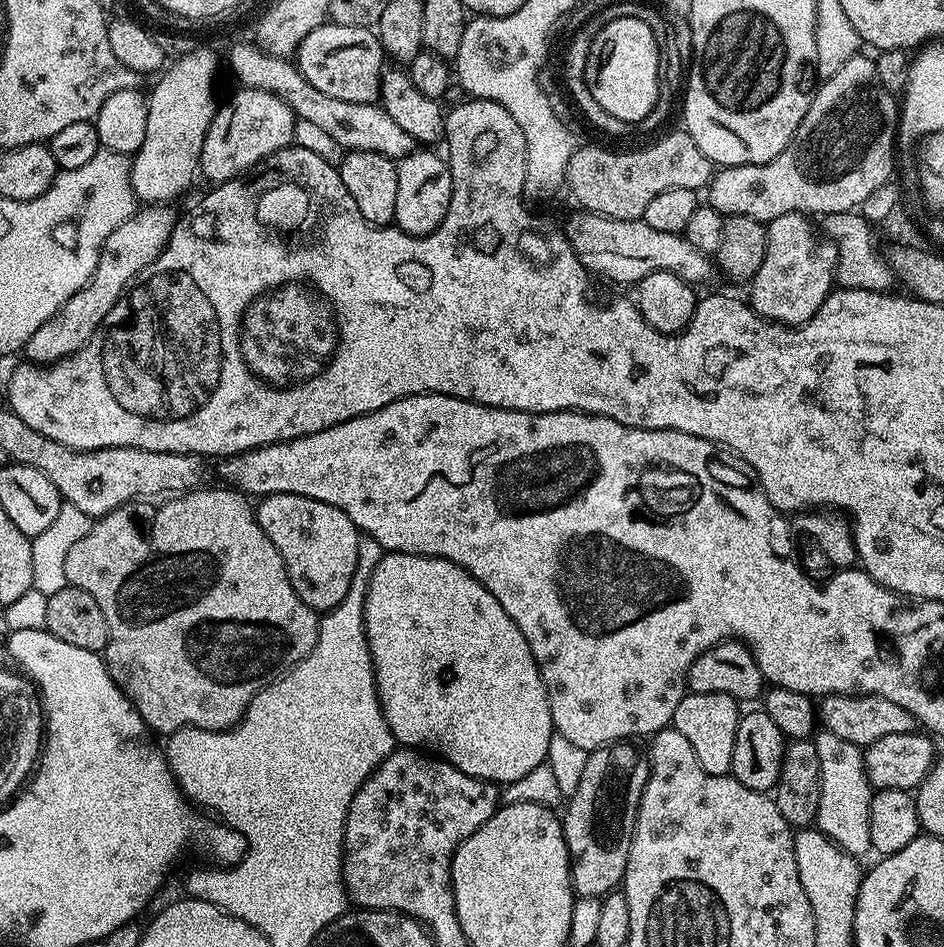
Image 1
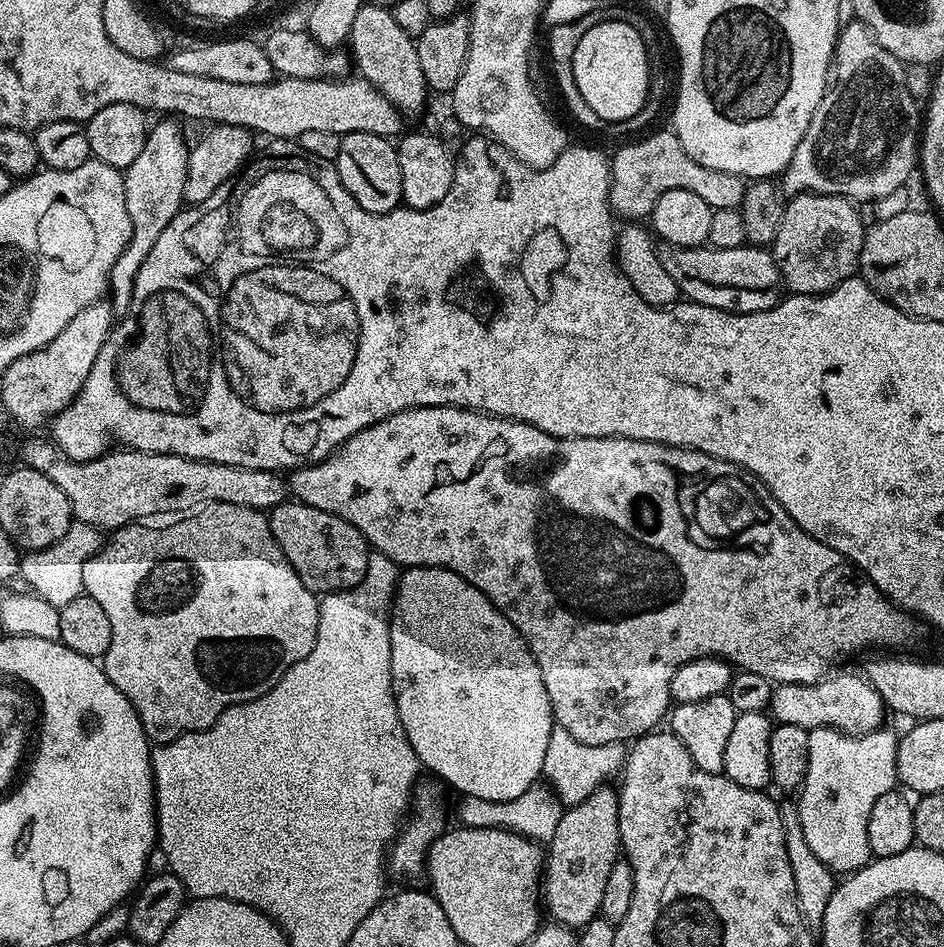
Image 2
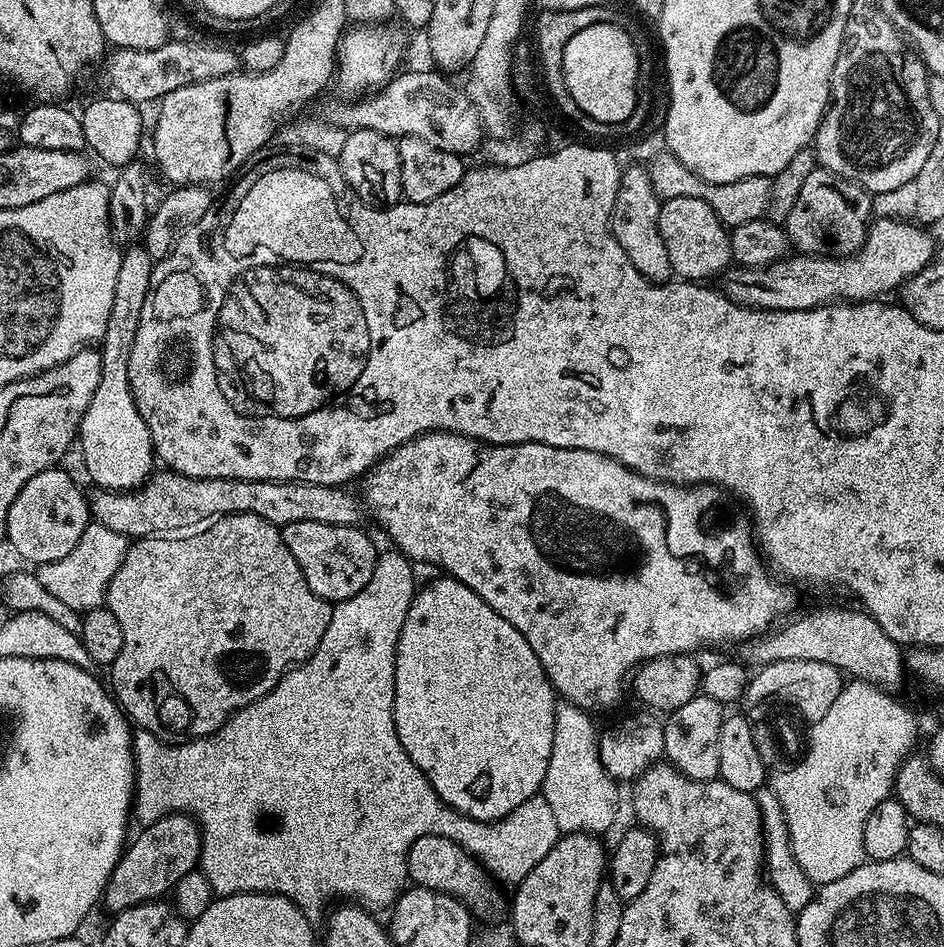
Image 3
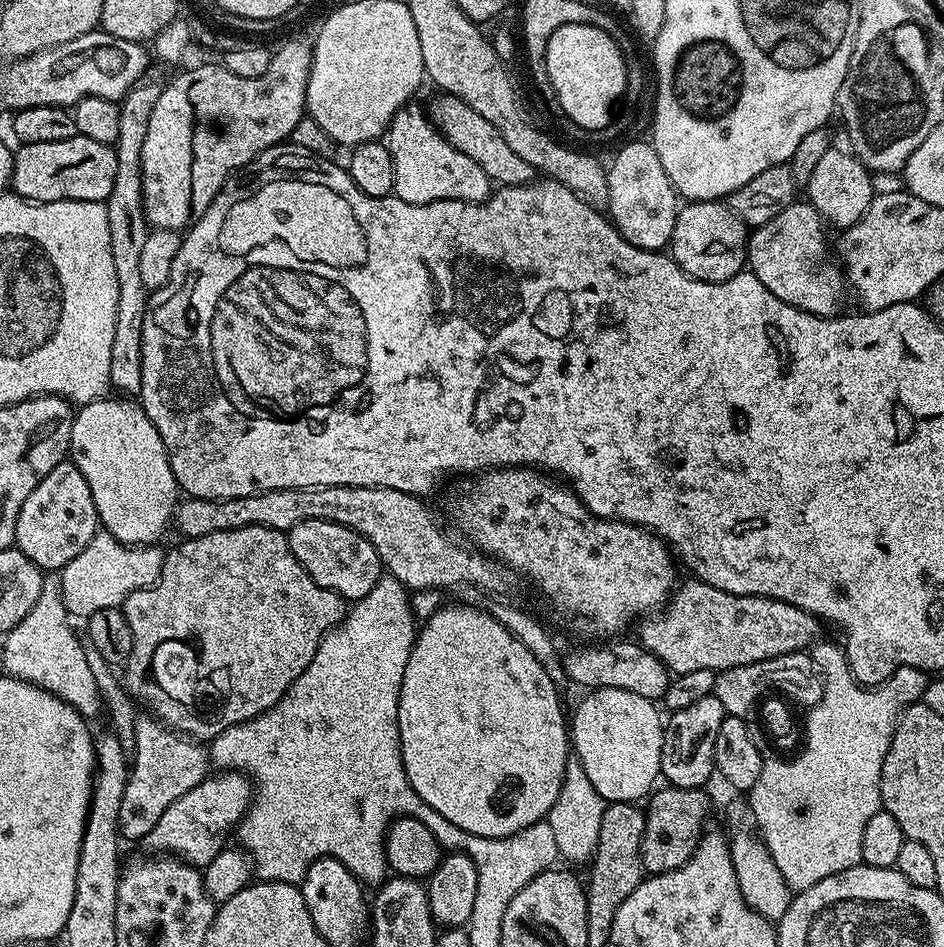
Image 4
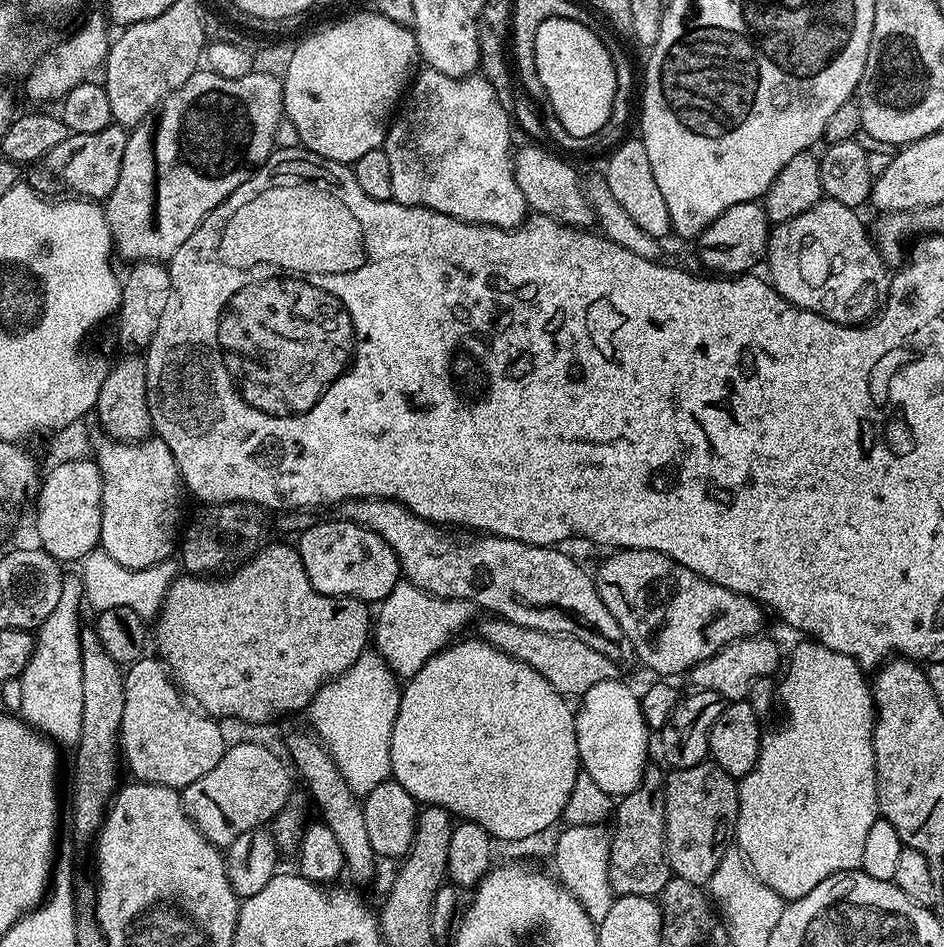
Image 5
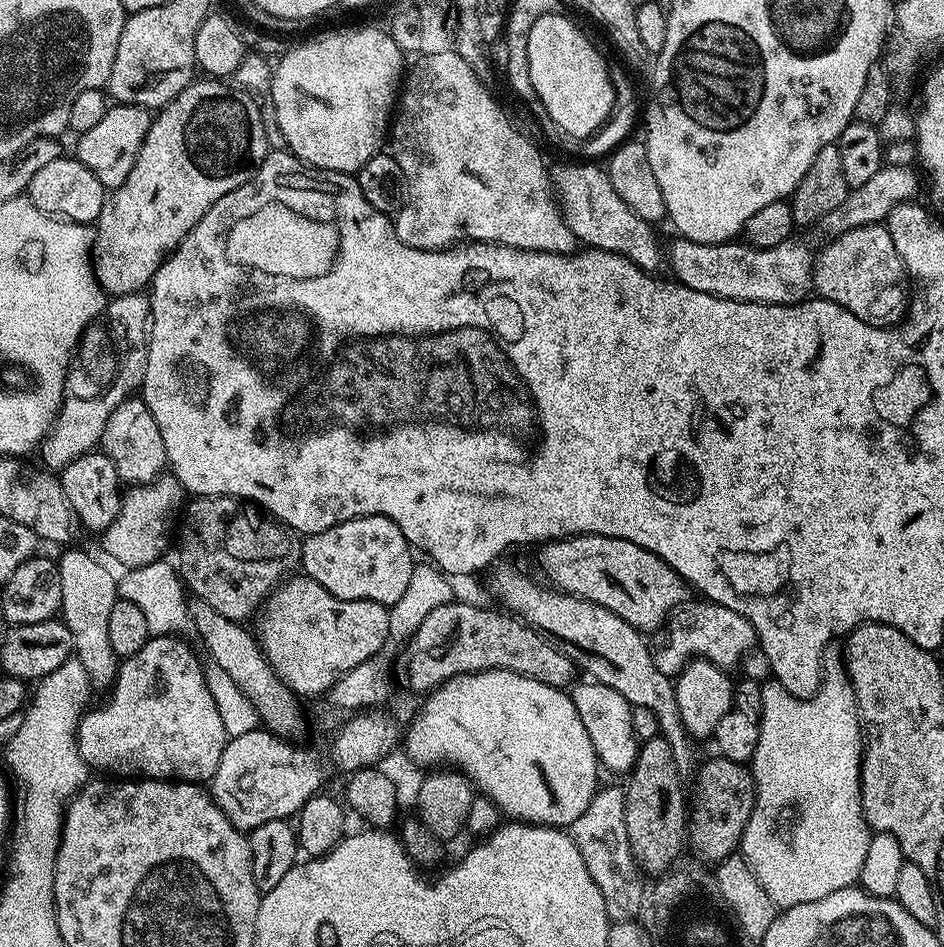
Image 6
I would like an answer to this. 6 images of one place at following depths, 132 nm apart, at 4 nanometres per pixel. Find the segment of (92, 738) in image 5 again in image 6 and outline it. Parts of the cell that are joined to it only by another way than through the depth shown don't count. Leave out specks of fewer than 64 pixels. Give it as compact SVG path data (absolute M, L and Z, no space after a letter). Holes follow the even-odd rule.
M64 550L58 556L60 581L62 582L62 602L60 612L62 623L72 635L75 659L86 666L86 674L97 689L107 689L116 679L118 658L110 646L110 610L118 599L118 580L111 576L98 561L84 552Z

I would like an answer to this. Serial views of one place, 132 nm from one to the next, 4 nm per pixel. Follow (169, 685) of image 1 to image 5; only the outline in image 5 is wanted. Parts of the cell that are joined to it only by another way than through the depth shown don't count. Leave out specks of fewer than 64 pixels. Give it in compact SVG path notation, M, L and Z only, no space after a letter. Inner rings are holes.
M265 543L259 552L247 557L237 568L240 568L237 572L232 572L229 576L221 575L219 578L209 578L204 574L177 575L171 586L168 587L168 593L164 595L164 601L154 620L157 652L155 655L167 668L169 676L172 677L181 693L195 701L207 715L220 720L242 720L249 726L268 724L271 720L286 715L287 712L296 712L299 708L300 711L307 709L314 694L323 684L327 684L333 676L340 676L346 670L350 670L350 666L354 666L354 662L358 662L358 658L370 644L370 608L365 601L358 600L355 596L323 596L321 592L314 590L314 586L306 574L306 566L302 566L300 549L293 545L291 548L288 544Z

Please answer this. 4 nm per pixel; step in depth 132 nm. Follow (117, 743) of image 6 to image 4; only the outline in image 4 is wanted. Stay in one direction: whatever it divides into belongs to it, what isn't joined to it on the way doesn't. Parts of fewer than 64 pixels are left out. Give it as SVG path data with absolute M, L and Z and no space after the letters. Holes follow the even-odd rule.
M148 714L137 719L134 740L134 759L130 764L122 810L118 810L118 822L121 837L125 841L140 842L146 834L150 834L150 830L154 830L158 818L162 818L170 802L178 802L182 794L194 790L194 786L198 786L198 782L209 775L210 752L205 745L204 748L200 745L203 743L173 732Z

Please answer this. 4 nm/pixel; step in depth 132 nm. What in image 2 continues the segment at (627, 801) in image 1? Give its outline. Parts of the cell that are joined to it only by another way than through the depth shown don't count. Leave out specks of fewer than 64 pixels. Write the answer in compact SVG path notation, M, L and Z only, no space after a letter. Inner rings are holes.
M605 786L594 790L586 802L561 811L558 830L554 830L554 838L546 844L546 867L542 872L542 904L555 923L579 930L600 916L606 878L622 856L619 805L617 789Z

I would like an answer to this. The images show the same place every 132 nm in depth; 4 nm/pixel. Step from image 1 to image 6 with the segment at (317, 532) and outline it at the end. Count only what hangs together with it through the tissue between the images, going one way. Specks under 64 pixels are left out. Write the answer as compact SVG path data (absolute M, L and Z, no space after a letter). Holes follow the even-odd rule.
M385 516L347 520L303 542L300 548L303 575L343 600L369 600L390 606L402 598L410 582L414 549L397 524Z

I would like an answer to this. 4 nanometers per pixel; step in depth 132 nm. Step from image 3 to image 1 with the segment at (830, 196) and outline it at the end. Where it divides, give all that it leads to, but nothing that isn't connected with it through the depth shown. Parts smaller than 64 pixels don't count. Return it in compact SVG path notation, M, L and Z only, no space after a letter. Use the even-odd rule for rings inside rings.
M791 212L767 221L765 257L750 279L750 307L766 320L789 326L807 324L834 291L838 250L808 220L811 219L803 212Z

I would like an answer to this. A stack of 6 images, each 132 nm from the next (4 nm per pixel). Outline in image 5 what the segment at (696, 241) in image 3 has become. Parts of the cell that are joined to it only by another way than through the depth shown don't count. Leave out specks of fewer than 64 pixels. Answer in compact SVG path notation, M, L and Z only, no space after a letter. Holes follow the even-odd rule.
M742 202L738 206L730 206L714 222L710 222L704 233L698 237L700 244L700 260L709 268L709 273L723 274L732 278L737 274L747 273L756 263L765 259L768 250L768 234L770 225L768 215L764 213L764 205L760 202Z

